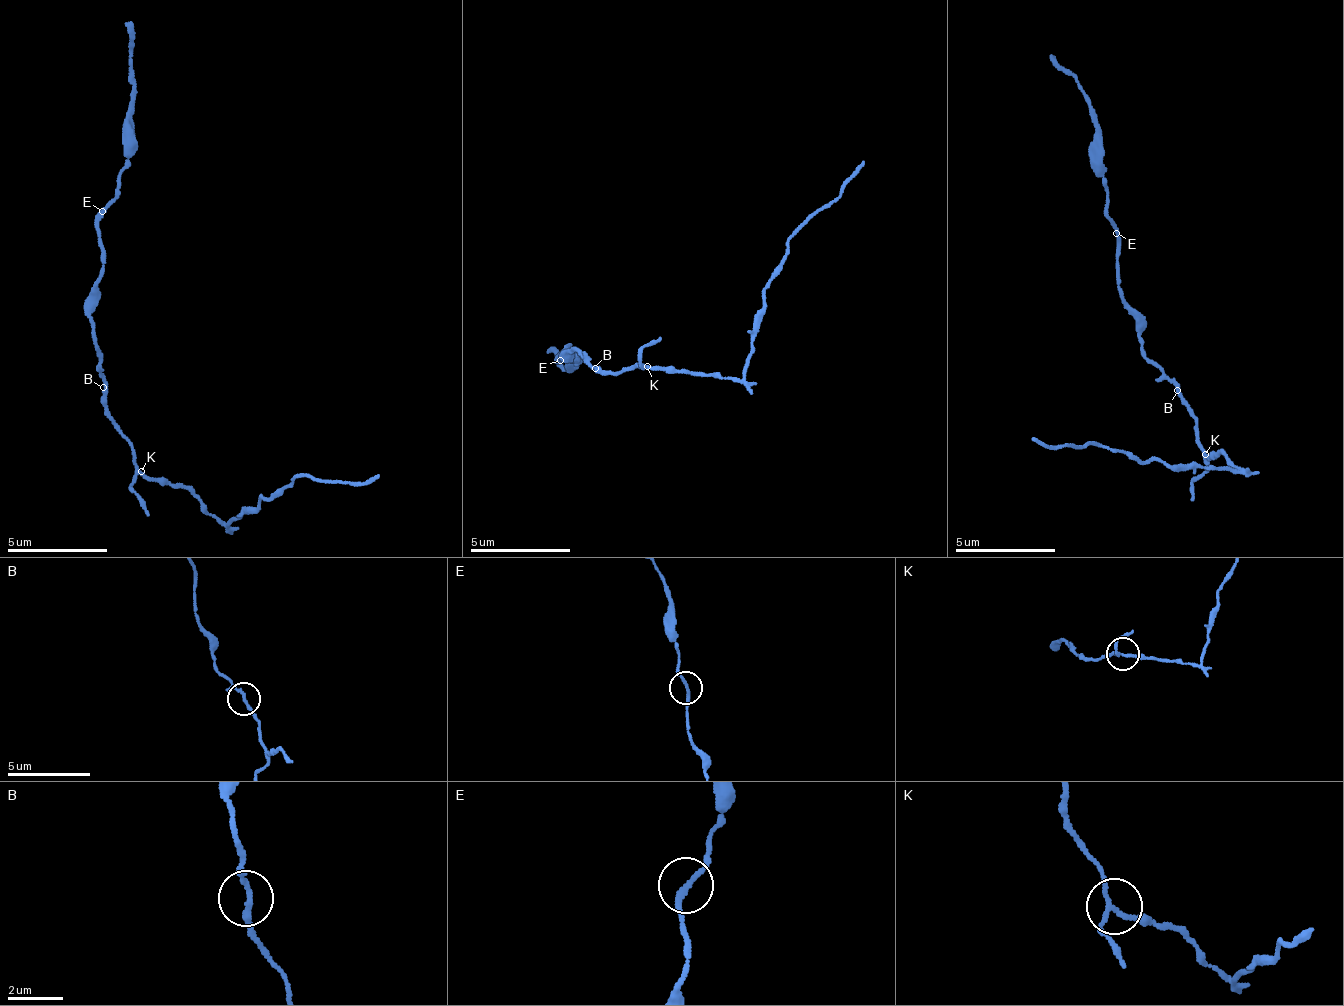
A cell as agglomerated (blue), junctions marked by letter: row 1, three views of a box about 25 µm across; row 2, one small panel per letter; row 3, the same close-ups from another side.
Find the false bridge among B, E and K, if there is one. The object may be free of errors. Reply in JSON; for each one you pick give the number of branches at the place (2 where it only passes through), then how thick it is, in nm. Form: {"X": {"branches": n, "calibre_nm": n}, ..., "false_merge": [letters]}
{"K": {"branches": 3, "calibre_nm": 160}, "false_merge": ["K"]}

